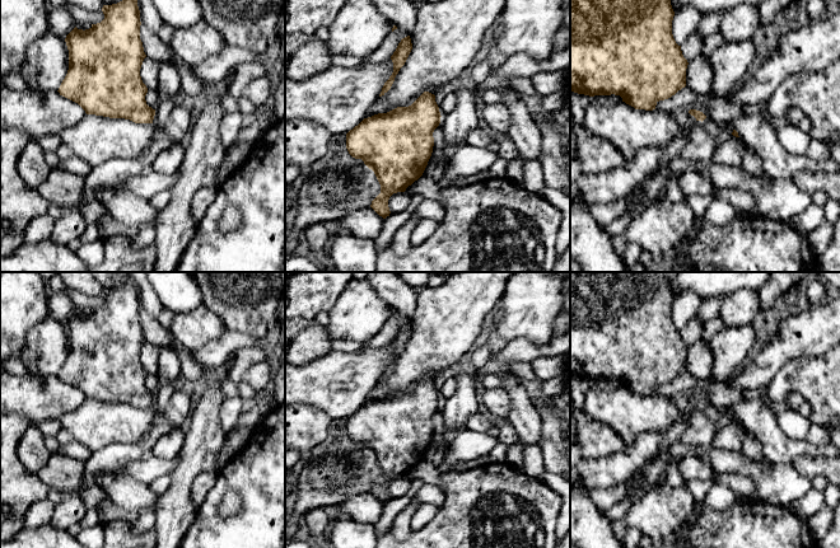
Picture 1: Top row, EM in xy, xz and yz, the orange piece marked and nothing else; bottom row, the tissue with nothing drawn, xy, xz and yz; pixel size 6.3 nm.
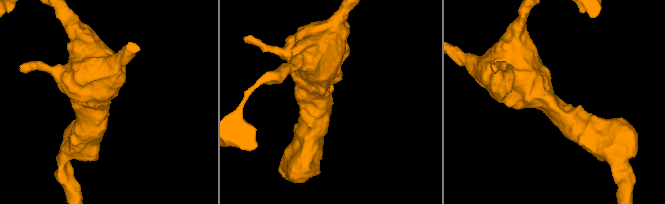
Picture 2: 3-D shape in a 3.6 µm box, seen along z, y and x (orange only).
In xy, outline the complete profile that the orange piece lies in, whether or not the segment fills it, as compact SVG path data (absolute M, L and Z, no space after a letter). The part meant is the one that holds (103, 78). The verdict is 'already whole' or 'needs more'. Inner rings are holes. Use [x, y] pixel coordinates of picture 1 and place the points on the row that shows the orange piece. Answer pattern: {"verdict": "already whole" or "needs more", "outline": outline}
{"verdict": "already whole", "outline": "M122 0L103 5L104 19L89 29L76 27L66 36L69 70L62 80L60 95L78 103L87 114L125 118L135 123L153 123L155 109L145 100L146 85L140 69L146 57L140 39L140 10L137 0Z"}

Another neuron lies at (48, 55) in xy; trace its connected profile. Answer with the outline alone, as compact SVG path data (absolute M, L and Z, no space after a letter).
M48 31L28 46L25 62L37 70L37 81L43 92L57 92L69 70L65 39Z

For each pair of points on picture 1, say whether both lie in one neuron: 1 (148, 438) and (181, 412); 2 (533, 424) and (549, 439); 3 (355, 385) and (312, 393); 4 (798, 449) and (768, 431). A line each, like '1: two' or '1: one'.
1: two
2: two
3: one
4: one

